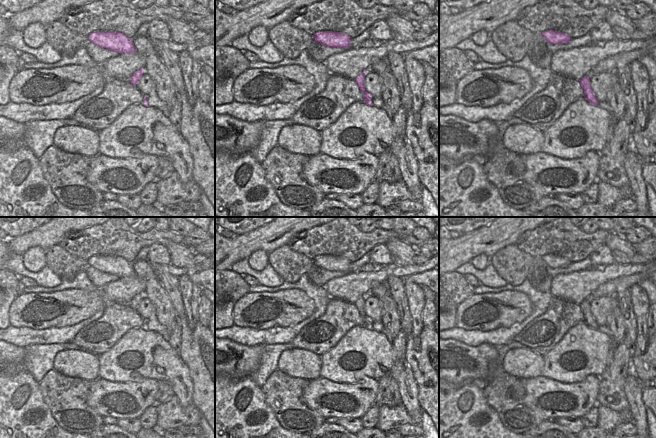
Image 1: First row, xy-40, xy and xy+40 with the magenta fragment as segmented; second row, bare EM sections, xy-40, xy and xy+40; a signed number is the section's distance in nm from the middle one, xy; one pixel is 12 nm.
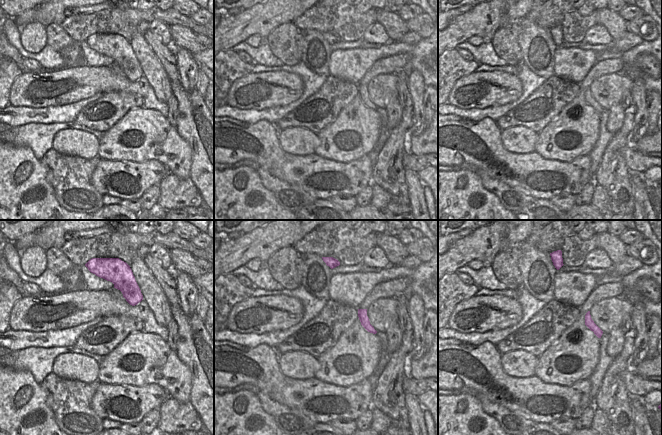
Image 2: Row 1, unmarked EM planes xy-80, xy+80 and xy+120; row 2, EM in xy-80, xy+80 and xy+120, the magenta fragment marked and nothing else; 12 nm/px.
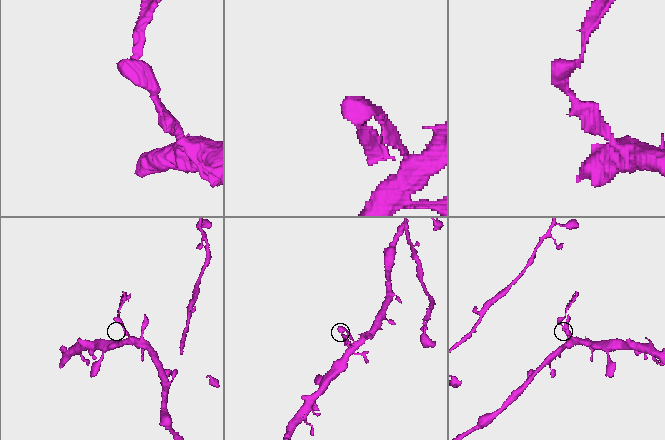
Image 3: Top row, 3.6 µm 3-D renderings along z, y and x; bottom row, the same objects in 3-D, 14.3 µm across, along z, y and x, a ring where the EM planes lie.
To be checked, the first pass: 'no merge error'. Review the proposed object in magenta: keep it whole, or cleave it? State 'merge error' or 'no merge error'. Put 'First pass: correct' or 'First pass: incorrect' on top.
First pass: incorrect
merge error

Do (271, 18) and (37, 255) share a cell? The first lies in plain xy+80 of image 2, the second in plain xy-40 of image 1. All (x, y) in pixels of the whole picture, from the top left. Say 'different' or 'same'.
different

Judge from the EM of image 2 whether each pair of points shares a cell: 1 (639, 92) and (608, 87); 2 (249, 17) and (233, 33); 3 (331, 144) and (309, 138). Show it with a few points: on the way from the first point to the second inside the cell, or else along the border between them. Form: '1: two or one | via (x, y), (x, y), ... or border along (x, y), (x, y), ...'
1: two | border along (633, 80), (633, 85), (630, 89)
2: one | via (245, 21), (237, 29)
3: two | border along (317, 134), (318, 146), (314, 153)

